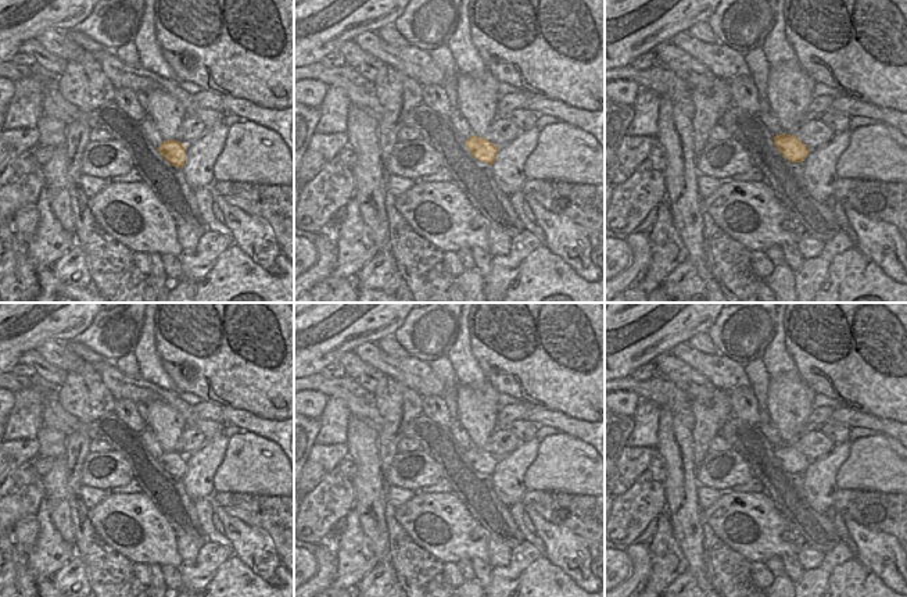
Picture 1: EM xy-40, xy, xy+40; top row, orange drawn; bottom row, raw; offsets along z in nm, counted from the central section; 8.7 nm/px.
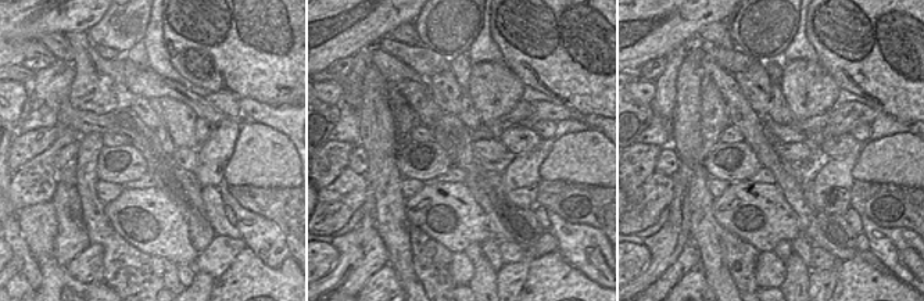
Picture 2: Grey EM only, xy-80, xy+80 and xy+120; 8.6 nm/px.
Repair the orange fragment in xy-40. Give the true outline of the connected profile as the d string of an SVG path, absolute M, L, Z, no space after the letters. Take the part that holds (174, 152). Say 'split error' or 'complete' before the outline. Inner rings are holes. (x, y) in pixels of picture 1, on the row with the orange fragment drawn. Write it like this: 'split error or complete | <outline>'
complete | M162 140L158 147L158 151L165 161L178 168L183 168L186 162L186 144L178 140Z

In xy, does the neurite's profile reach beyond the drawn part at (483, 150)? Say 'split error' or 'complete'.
complete

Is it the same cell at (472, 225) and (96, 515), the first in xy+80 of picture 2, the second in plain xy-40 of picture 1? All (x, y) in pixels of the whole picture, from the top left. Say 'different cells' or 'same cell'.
same cell

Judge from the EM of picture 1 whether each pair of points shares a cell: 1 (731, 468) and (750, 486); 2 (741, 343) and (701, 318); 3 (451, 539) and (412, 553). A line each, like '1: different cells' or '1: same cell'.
1: different cells
2: different cells
3: different cells

